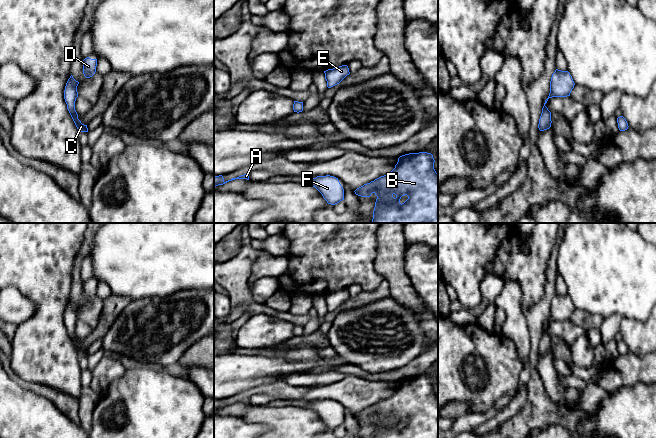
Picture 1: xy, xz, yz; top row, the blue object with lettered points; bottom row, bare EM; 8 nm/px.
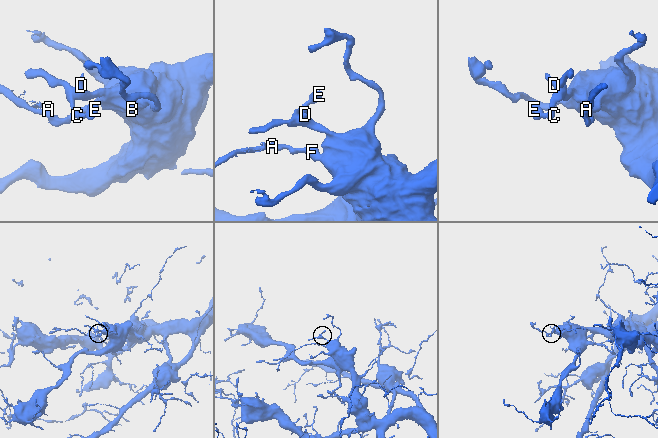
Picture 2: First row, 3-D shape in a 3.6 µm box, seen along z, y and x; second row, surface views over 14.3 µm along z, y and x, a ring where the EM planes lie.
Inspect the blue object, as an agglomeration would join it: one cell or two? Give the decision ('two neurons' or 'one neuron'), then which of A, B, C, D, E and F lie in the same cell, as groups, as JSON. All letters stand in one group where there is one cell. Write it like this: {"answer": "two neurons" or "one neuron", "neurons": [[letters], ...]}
{"answer": "one neuron", "neurons": [["A", "B", "C", "D", "E", "F"]]}

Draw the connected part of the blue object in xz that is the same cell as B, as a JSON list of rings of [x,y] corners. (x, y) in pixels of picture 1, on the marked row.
[[[419,152],[419,153],[409,153],[402,155],[398,158],[398,162],[395,168],[388,174],[381,176],[370,183],[364,184],[363,186],[357,188],[354,192],[356,195],[361,197],[370,197],[372,193],[377,196],[375,207],[373,211],[373,223],[438,223],[438,174],[434,169],[434,158],[431,153]]]

